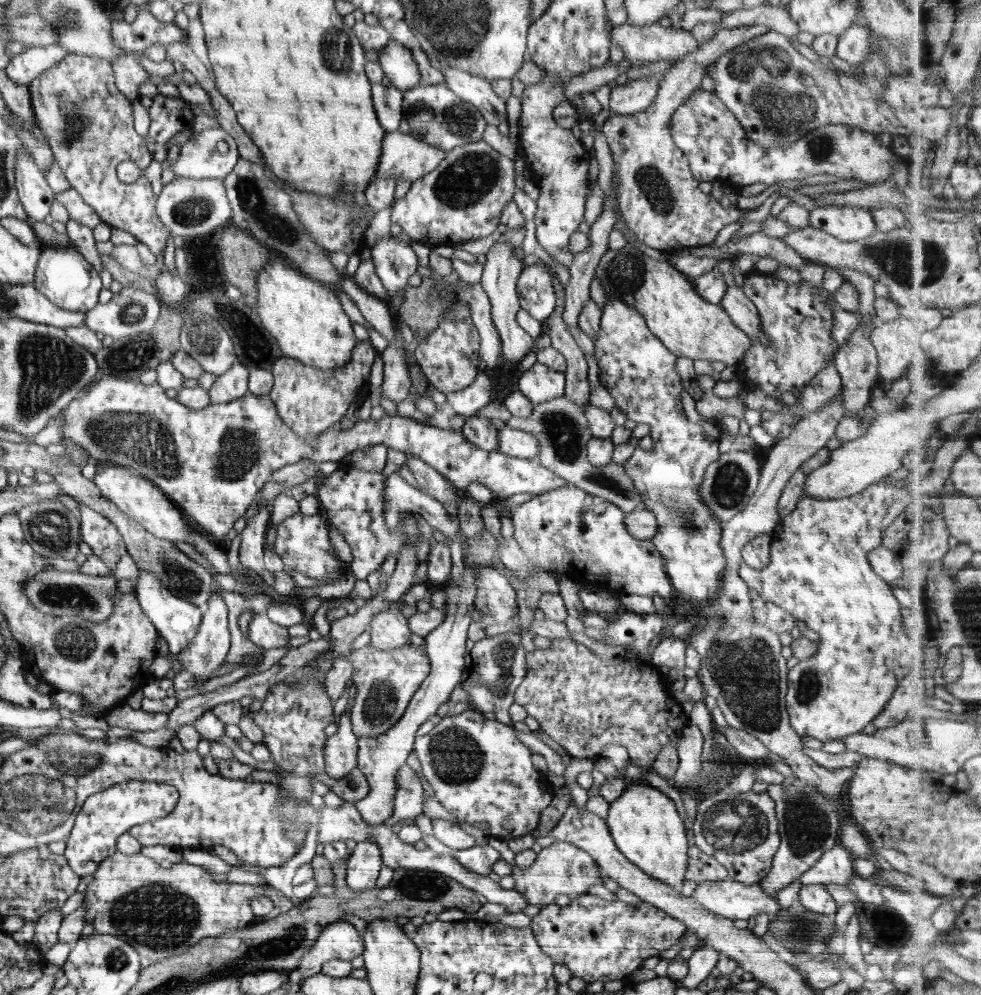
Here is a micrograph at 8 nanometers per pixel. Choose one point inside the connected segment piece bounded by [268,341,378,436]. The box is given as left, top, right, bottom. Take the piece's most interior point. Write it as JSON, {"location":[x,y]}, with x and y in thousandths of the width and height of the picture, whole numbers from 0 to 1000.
{"location":[315,402]}

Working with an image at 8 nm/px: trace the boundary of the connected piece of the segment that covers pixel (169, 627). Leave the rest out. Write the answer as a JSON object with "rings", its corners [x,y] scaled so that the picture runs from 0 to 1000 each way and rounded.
{"rings":[[[142,569],[141,572],[143,582],[141,582],[137,595],[143,609],[162,637],[165,654],[171,658],[181,658],[186,655],[186,652],[190,652],[194,648],[196,641],[200,640],[206,622],[206,613],[199,607],[177,599],[170,591],[165,589],[164,583],[154,575],[144,573]]]}

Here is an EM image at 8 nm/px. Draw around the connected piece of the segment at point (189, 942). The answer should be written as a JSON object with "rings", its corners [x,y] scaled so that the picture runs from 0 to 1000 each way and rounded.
{"rings":[[[119,854],[107,862],[95,877],[96,883],[89,890],[84,907],[84,911],[88,913],[87,926],[96,930],[98,938],[116,940],[138,951],[144,956],[143,963],[147,971],[188,958],[206,942],[222,942],[226,938],[242,937],[258,929],[260,919],[256,915],[255,906],[264,898],[270,898],[287,917],[299,913],[298,905],[292,903],[286,894],[278,891],[232,885],[220,886],[206,871],[186,865],[177,867],[173,872],[166,872],[145,857],[127,859]]]}

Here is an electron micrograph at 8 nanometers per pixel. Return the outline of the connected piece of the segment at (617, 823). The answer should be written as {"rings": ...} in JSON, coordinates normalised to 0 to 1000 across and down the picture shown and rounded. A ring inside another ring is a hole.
{"rings":[[[638,784],[637,795],[621,807],[618,823],[630,854],[661,880],[692,893],[701,872],[702,845],[687,805],[657,785]]]}

